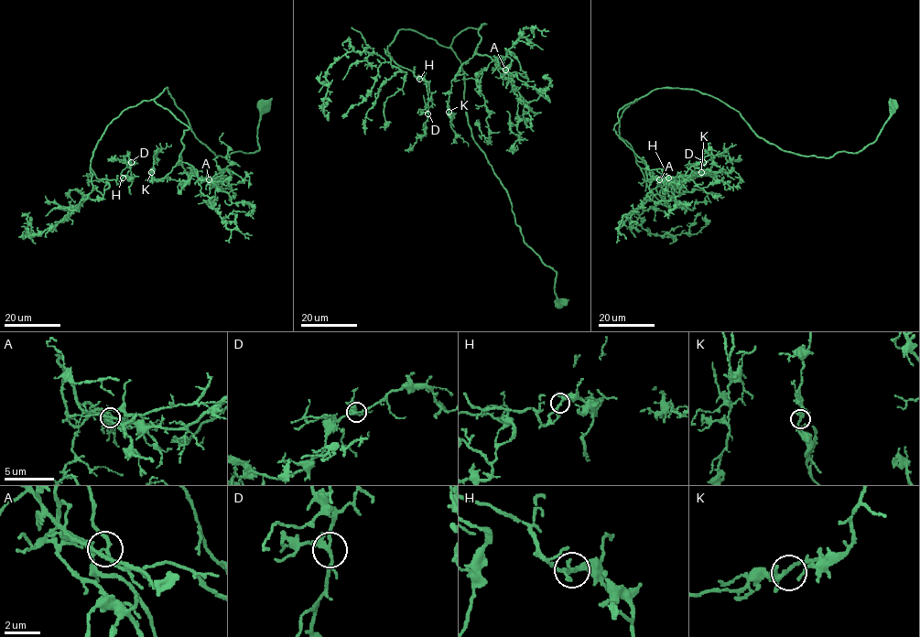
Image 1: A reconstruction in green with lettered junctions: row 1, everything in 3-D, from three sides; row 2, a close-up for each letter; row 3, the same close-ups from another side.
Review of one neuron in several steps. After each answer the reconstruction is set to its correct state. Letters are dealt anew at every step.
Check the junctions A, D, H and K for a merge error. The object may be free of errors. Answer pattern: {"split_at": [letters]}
{"split_at": ["A"]}

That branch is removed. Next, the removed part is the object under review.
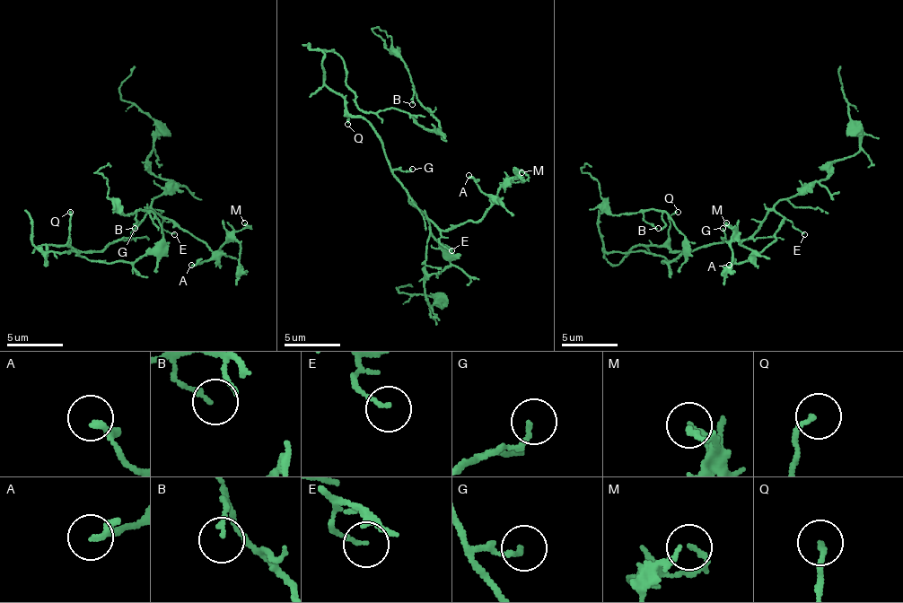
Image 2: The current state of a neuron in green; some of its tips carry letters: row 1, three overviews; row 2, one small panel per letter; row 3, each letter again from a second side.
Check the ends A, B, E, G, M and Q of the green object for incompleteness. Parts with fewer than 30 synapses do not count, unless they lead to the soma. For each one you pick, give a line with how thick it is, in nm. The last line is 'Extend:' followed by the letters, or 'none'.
Q: 150 nm
Extend: Q

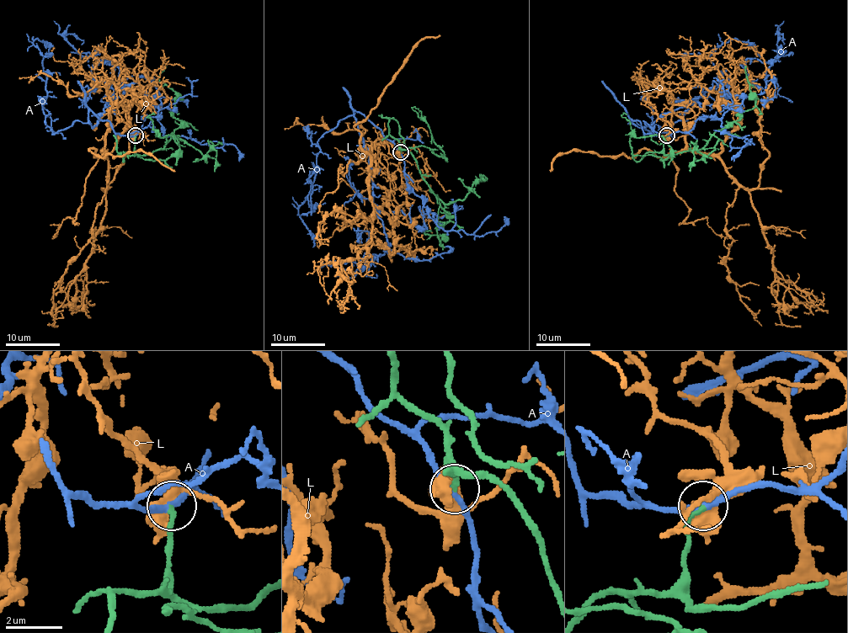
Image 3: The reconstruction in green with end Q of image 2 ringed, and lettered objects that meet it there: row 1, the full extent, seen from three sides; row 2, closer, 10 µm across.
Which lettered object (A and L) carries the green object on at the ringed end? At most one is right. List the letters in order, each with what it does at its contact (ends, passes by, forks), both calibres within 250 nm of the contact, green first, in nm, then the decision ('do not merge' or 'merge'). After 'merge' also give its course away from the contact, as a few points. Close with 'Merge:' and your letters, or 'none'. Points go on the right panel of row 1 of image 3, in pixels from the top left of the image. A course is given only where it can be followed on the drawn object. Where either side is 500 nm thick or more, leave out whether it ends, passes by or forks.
A: it passes by; calibres 170 and 190 nm; do not merge
L: calibres 170 and 700 nm; do not merge
Merge: none

